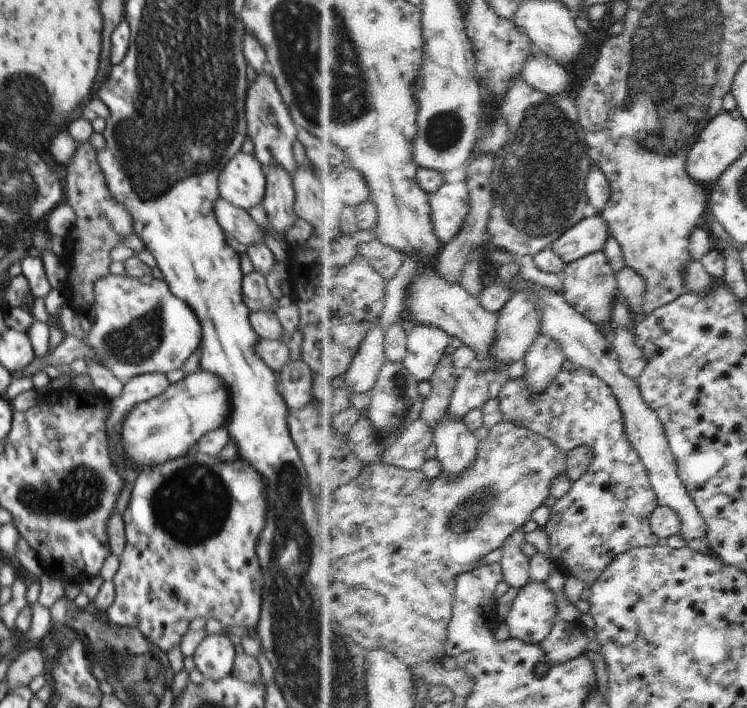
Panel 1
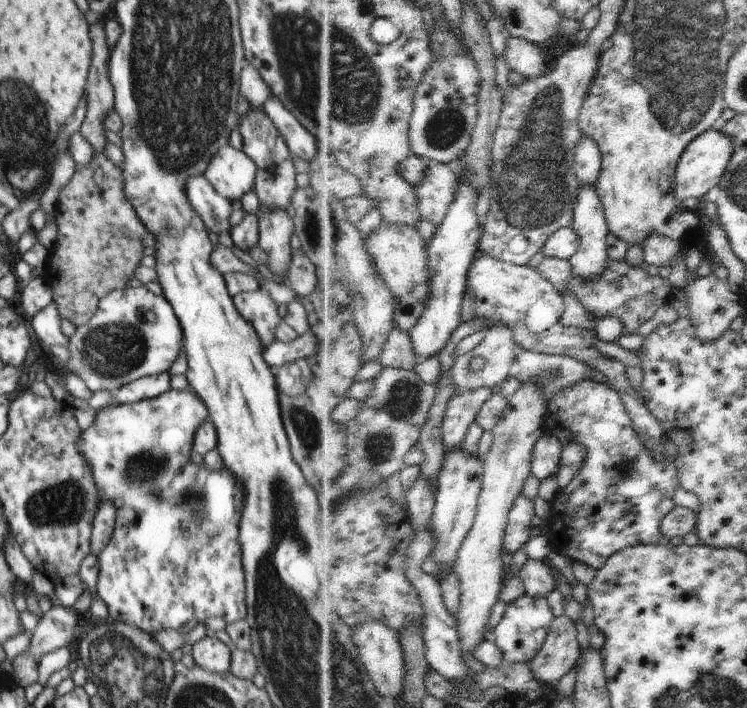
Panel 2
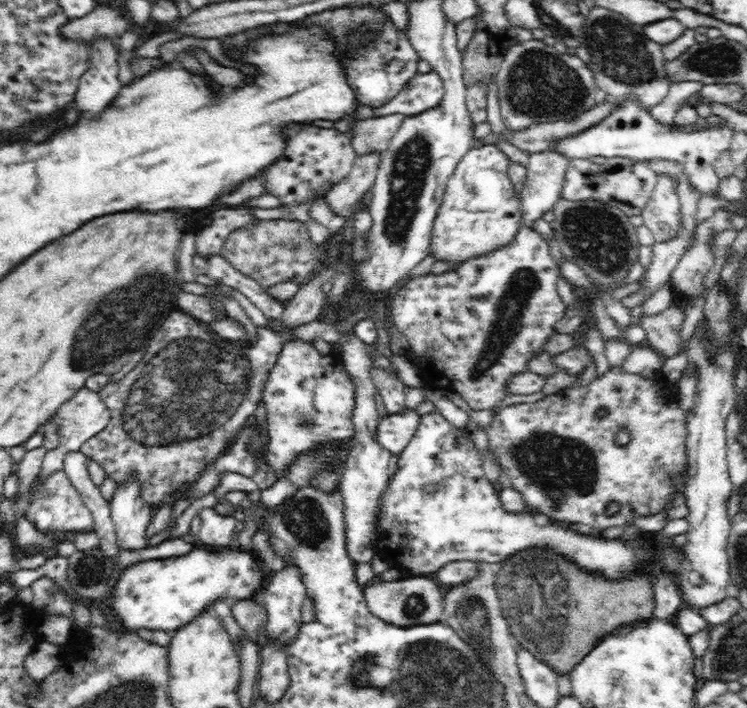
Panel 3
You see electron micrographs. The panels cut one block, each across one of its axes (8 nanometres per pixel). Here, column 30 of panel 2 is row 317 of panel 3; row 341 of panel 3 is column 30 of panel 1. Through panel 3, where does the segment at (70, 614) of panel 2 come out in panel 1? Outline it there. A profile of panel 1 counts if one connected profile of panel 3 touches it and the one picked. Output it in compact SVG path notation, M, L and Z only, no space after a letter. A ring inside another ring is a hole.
M36 648L24 650L12 660L6 672L8 692L14 688L28 687L35 676L44 674L46 668L46 655L44 651Z

